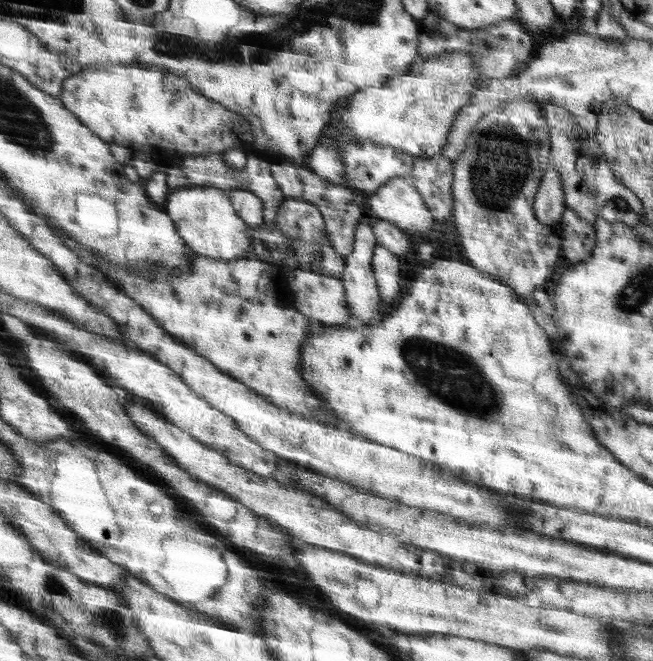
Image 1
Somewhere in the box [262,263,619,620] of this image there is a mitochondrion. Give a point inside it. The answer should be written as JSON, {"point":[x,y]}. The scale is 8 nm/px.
{"point":[456,379]}

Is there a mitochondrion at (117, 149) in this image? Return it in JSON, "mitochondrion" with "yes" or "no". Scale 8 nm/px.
{"mitochondrion":"no"}

